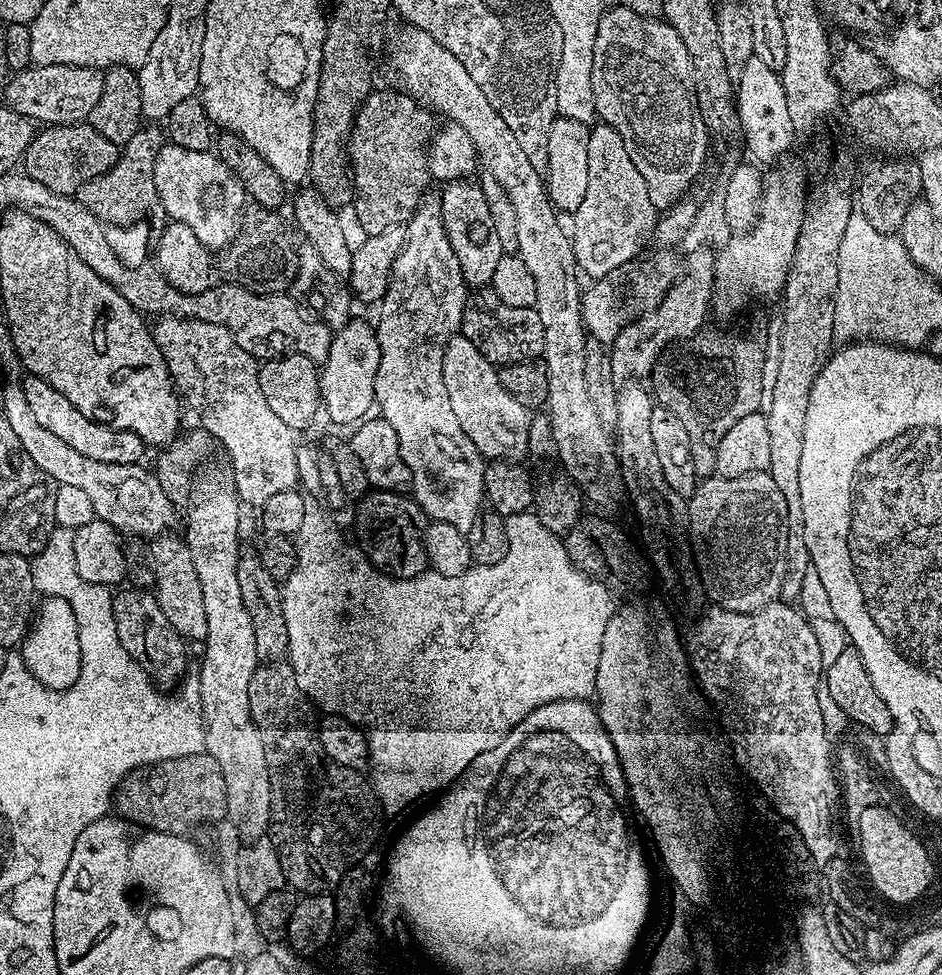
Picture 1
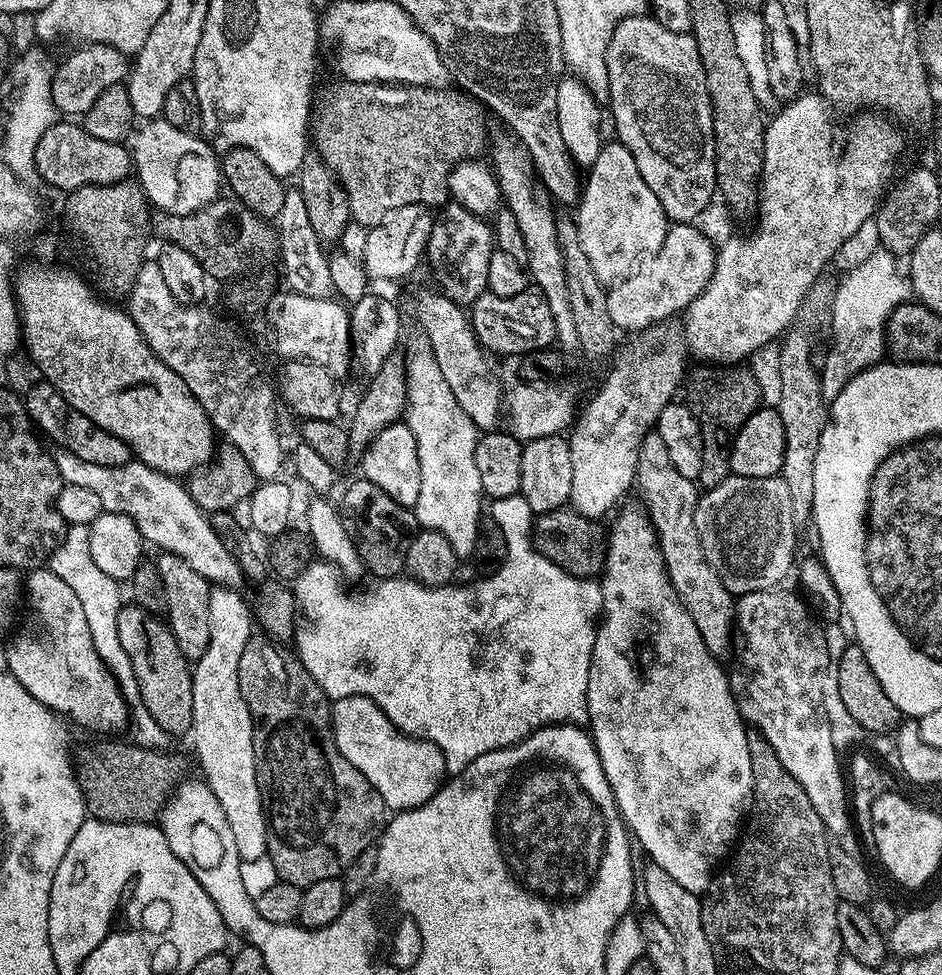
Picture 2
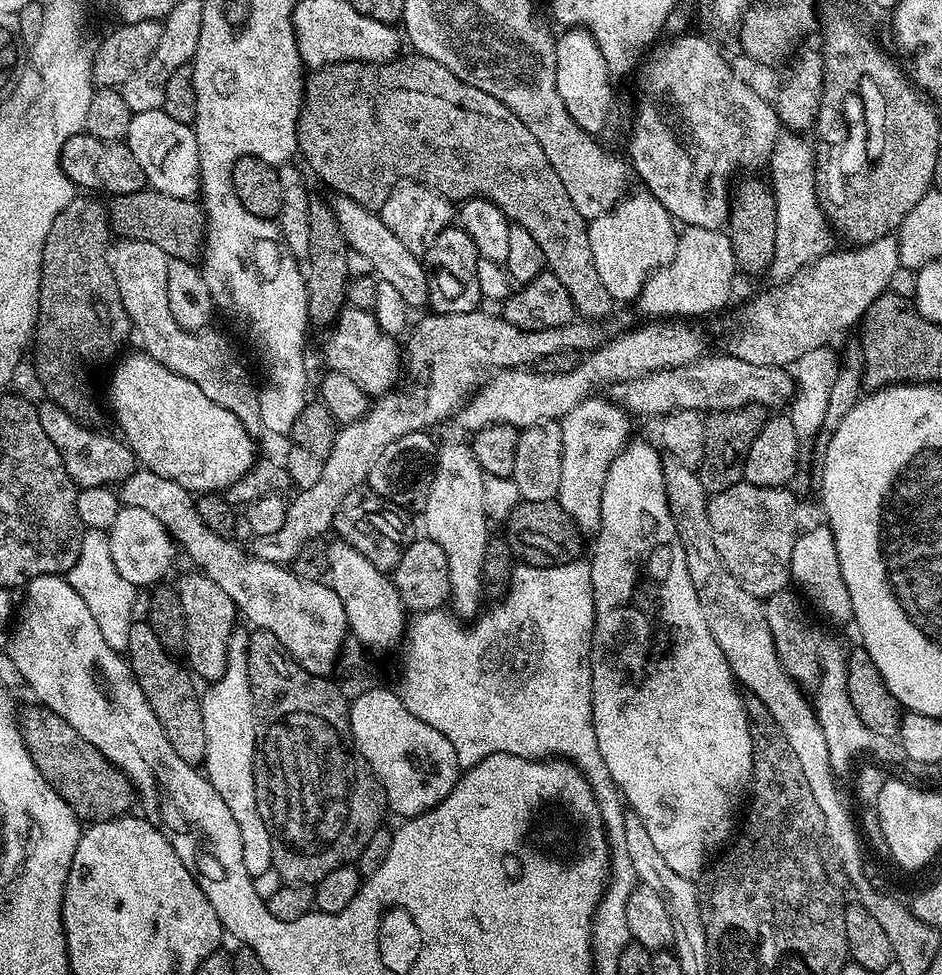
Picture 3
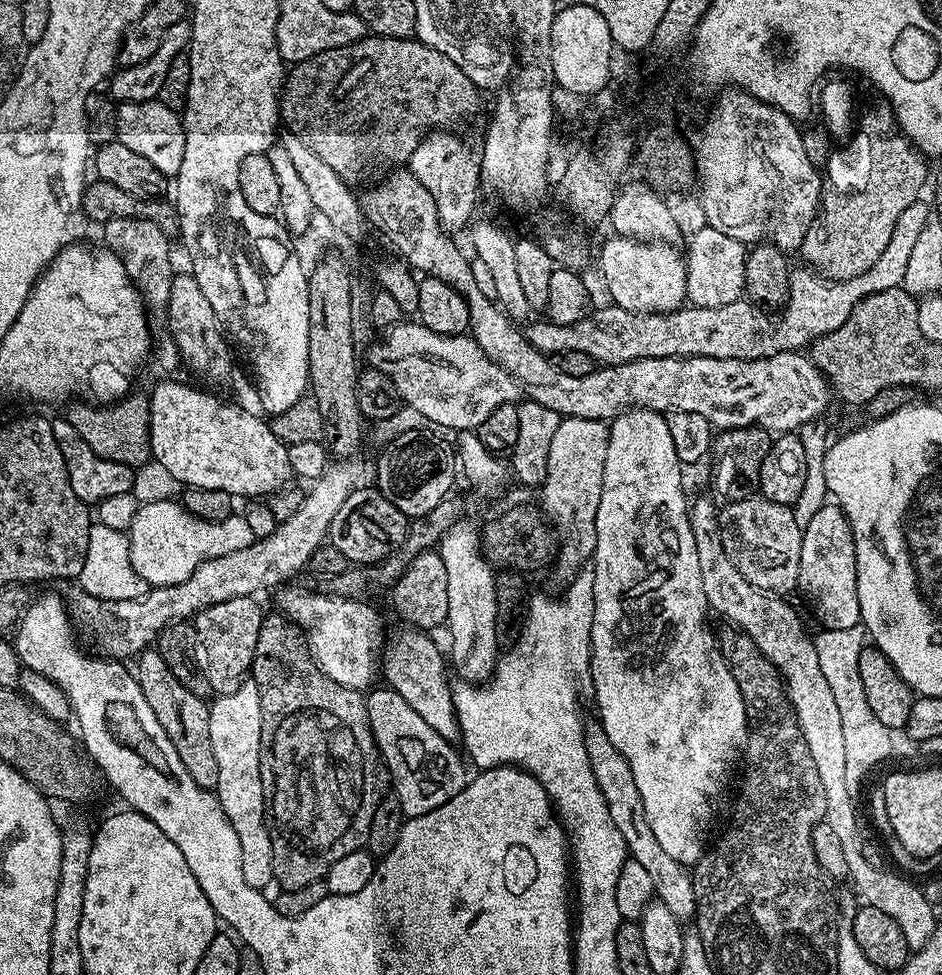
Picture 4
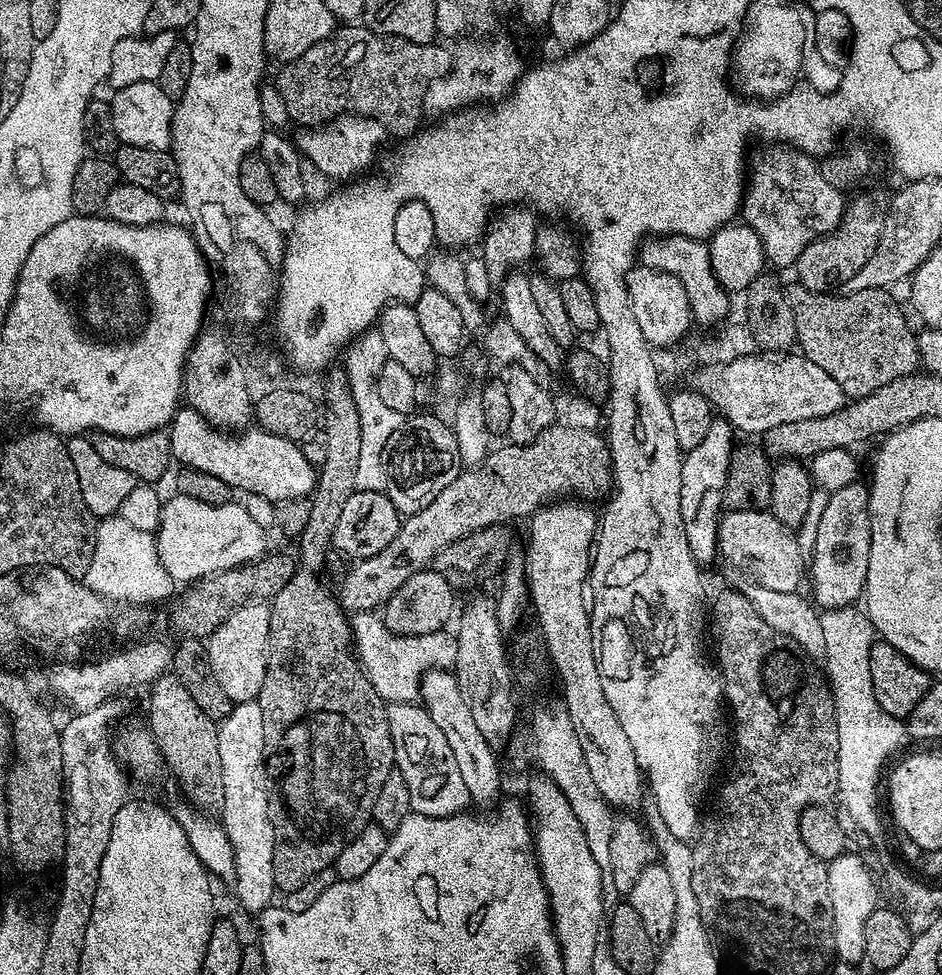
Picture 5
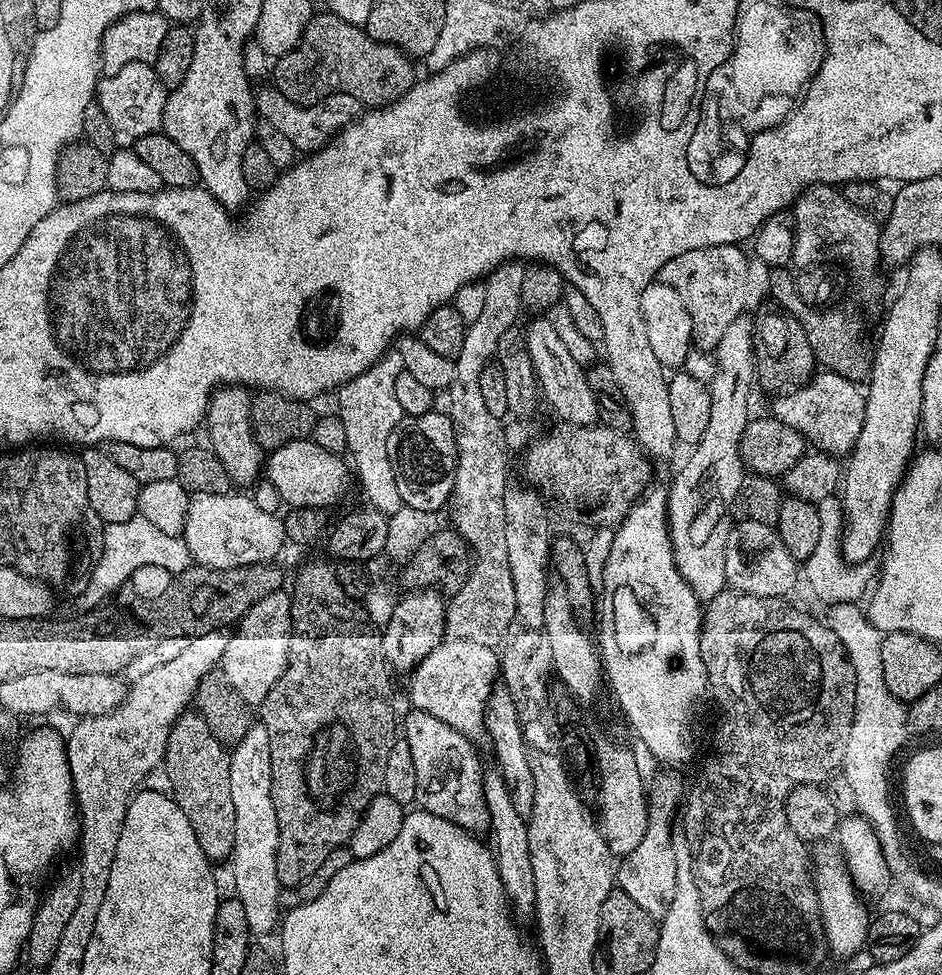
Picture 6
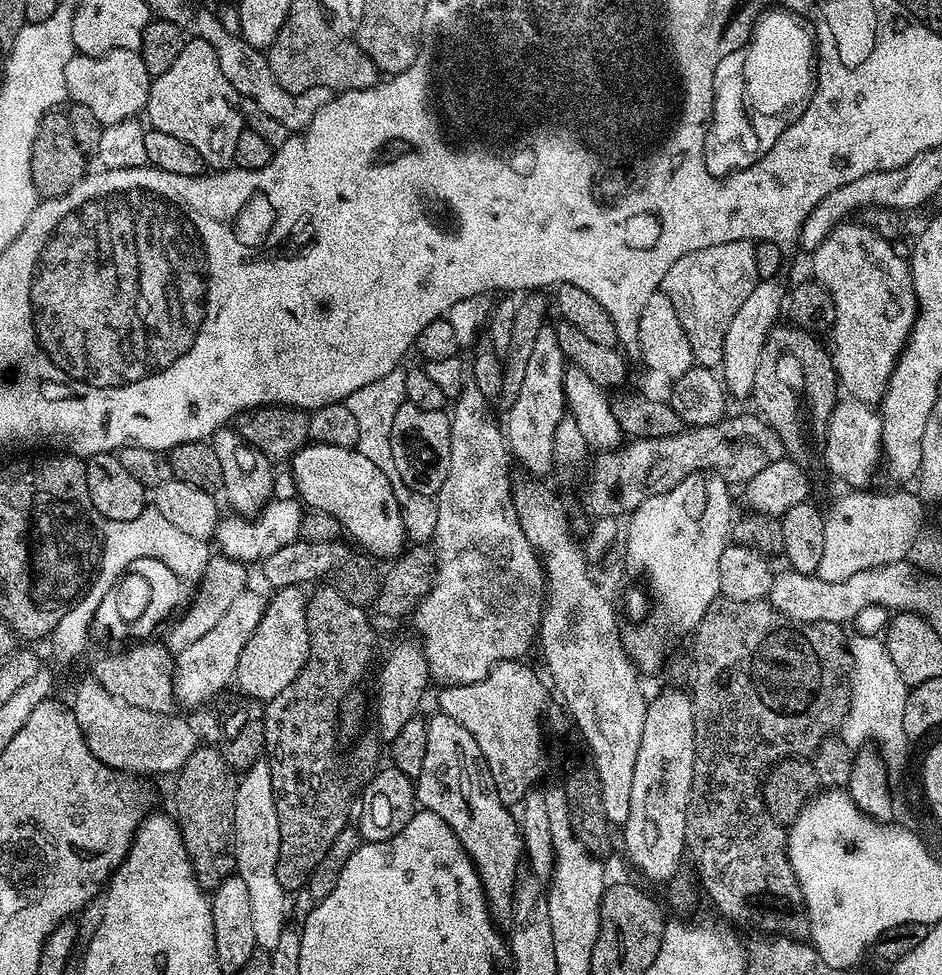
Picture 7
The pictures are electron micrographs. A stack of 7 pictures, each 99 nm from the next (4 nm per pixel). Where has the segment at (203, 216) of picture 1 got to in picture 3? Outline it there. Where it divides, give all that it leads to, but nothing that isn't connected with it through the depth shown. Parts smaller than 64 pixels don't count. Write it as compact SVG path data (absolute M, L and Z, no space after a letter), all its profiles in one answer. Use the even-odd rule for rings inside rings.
M163 108L133 112L126 143L134 158L138 158L138 166L142 166L147 187L183 200L199 193L198 142L192 124L174 122Z

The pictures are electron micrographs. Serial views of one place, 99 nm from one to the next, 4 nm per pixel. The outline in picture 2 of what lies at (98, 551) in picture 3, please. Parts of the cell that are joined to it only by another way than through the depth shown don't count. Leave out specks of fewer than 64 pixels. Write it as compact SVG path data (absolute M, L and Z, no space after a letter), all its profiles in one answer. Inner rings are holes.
M73 524L65 531L64 538L60 541L60 547L50 557L50 567L54 574L58 574L58 578L62 578L62 582L66 582L66 586L70 586L74 590L74 594L78 594L78 602L82 602L82 611L85 612L86 622L90 625L90 636L94 638L94 650L98 650L102 662L120 683L120 693L131 705L130 724L133 729L136 727L135 743L146 748L167 749L170 733L162 730L162 726L158 726L158 722L154 722L154 718L150 718L146 706L140 703L140 691L138 682L134 678L134 670L128 665L128 655L126 650L122 650L122 642L118 642L116 633L118 608L117 605L108 604L108 587L110 587L108 576L102 574L102 570L98 570L98 566L94 566L94 558L90 558L87 524Z

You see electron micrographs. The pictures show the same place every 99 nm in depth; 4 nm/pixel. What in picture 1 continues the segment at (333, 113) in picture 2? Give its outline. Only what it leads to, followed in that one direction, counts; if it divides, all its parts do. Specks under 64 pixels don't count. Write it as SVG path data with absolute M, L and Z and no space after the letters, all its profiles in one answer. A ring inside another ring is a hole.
M374 90L356 112L356 121L348 139L348 158L352 169L354 205L367 235L378 234L386 226L407 222L420 207L420 195L430 181L427 147L434 128L431 115L433 113L427 107L400 90Z

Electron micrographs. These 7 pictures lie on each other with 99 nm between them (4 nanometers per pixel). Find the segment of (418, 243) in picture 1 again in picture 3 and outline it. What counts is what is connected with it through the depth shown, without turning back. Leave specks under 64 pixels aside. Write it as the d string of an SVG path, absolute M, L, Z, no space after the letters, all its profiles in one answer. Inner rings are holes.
M467 443L448 444L445 448L443 445L436 457L436 477L422 505L423 535L438 542L446 554L446 562L450 562L450 604L460 614L475 613L481 607L480 595L486 592L482 562L486 558L490 521L482 506L482 482L485 475Z

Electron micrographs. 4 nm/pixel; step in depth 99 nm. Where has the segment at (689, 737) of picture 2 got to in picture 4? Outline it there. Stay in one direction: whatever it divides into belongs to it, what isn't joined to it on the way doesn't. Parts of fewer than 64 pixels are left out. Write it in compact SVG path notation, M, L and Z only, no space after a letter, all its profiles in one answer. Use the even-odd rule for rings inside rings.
M634 407L621 411L620 415L611 421L608 430L608 445L606 446L606 470L602 470L602 502L598 502L598 522L596 523L598 542L596 543L596 554L590 560L590 567L594 574L594 602L592 603L592 627L590 629L590 677L592 676L592 688L596 691L596 708L600 711L598 723L604 729L606 738L610 738L614 750L618 750L618 754L622 754L622 758L626 758L626 762L630 766L630 774L634 774L634 783L638 785L638 794L642 794L642 806L646 806L646 822L650 822L650 830L654 830L654 838L658 838L662 850L666 850L666 854L670 854L670 858L674 858L674 862L685 866L694 866L703 858L706 849L709 847L710 839L708 840L708 835L712 832L712 823L715 822L716 815L720 812L720 803L723 802L724 795L728 792L728 783L732 780L732 771L735 768L737 771L738 765L741 763L744 745L748 742L748 719L746 718L746 706L742 702L742 690L738 690L738 682L734 682L734 674L719 650L717 633L715 631L712 633L708 629L710 609L706 602L706 590L702 590L702 569L698 566L698 546L694 546L694 530L688 521L690 496L684 493L683 471L685 472L685 469L674 450L674 441L670 438L670 426L665 413L655 412L652 408Z

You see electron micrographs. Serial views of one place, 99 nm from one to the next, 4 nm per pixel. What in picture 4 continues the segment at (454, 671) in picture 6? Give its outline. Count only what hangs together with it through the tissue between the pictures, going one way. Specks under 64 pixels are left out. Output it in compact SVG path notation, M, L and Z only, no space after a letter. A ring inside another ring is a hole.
M284 586L279 589L276 604L281 613L302 633L303 643L308 654L316 665L338 686L346 686L357 690L368 690L373 687L372 679L378 676L378 654L380 648L380 616L368 604L363 604L363 599L353 598L347 594L336 596L323 592L303 592L300 588Z

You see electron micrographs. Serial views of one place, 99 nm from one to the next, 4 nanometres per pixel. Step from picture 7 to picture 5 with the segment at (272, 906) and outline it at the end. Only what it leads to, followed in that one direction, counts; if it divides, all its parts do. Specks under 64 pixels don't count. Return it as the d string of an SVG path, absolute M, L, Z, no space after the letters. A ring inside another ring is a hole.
M259 699L241 704L233 704L230 714L219 721L216 729L218 738L218 758L222 758L222 794L224 803L218 809L230 846L234 850L234 870L236 880L236 900L248 912L259 914L273 903L272 895L278 889L274 882L274 826L270 822L270 802L268 801L268 775L264 773L264 739L262 738L262 706Z

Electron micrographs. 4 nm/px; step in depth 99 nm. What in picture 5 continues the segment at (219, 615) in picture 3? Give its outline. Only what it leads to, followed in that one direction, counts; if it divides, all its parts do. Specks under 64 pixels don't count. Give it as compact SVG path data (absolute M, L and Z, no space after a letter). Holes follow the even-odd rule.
M267 603L247 604L234 610L234 614L230 614L230 618L226 618L207 637L208 665L214 678L218 678L218 686L222 686L226 698L230 698L233 704L250 702L259 697L268 665L271 617L272 609Z

